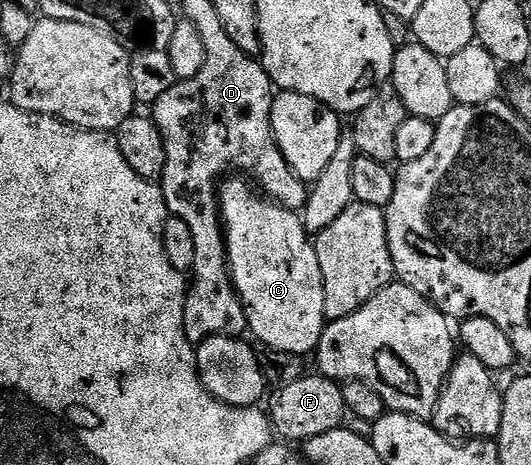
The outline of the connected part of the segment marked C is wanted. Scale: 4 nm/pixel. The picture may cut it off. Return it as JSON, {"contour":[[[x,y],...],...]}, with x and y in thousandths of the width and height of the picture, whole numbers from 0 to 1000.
{"contour":[[[431,383],[414,398],[412,445],[431,589],[439,596],[473,723],[476,714],[475,729],[557,766],[580,768],[595,759],[616,695],[608,667],[608,581],[601,581],[597,535],[584,501],[574,497],[565,462],[550,447],[508,434],[461,383]]]}

